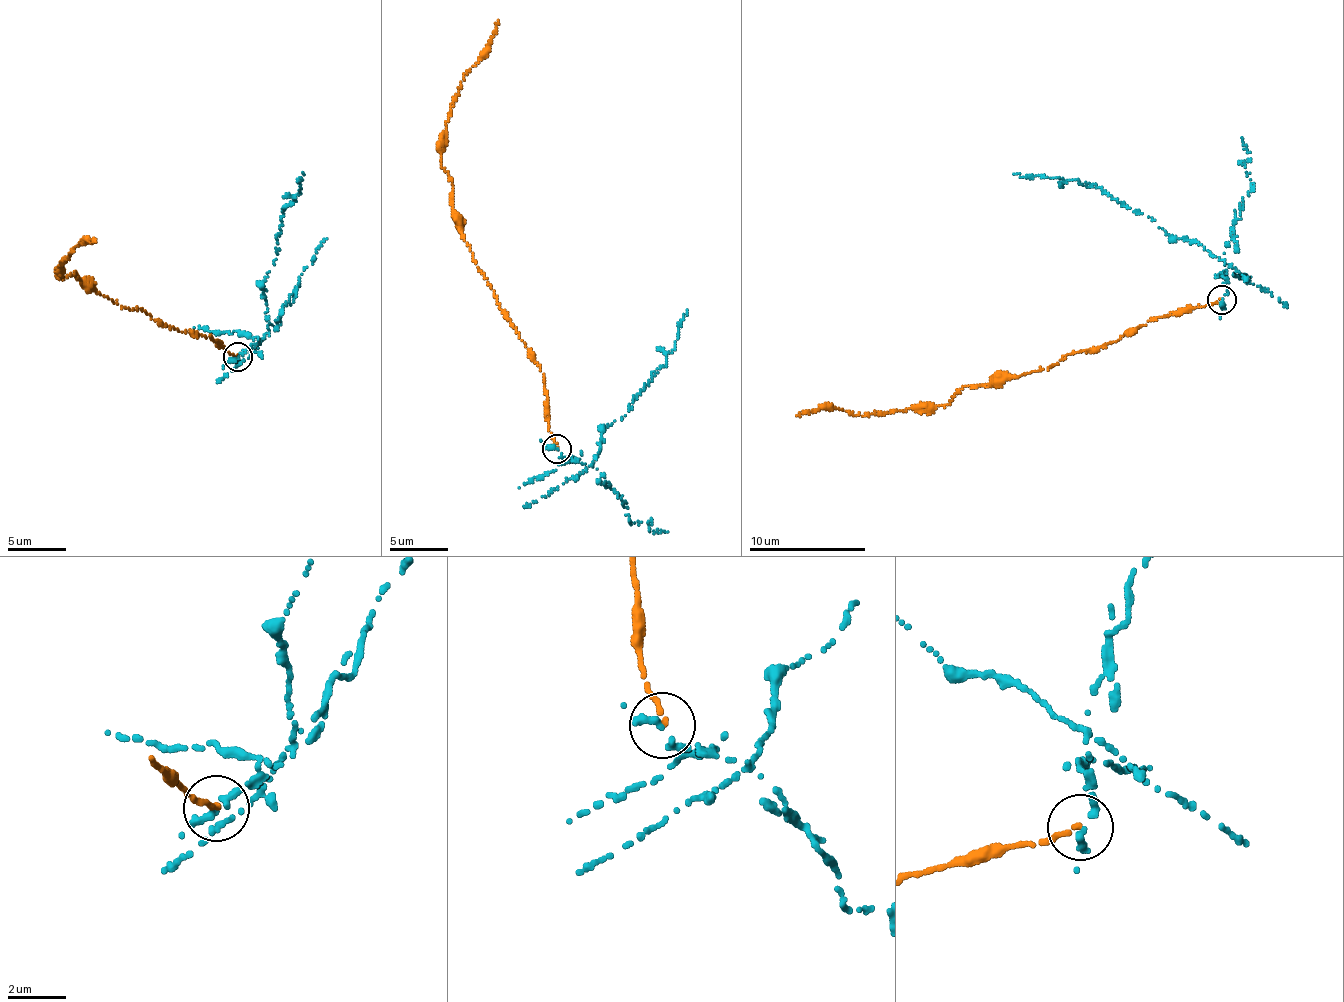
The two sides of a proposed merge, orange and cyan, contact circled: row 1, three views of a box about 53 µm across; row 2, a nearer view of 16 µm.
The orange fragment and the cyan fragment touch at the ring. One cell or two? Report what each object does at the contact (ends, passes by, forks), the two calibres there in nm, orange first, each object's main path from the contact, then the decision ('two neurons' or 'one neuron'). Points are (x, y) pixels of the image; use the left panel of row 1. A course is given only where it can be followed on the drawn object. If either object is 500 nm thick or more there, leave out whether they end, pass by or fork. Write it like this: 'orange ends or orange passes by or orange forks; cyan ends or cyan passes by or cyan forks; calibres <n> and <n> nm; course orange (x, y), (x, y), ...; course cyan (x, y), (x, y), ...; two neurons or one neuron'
orange ends; cyan ends; calibres 180 and 360 nm; course orange (238, 356), (220, 341), (179, 331), (92, 290), (75, 271), (63, 278), (61, 261), (83, 238), (95, 241); course cyan (238, 356), (268, 329), (260, 285), (274, 264), (282, 212), (300, 192), (297, 179), (302, 172); two neurons

